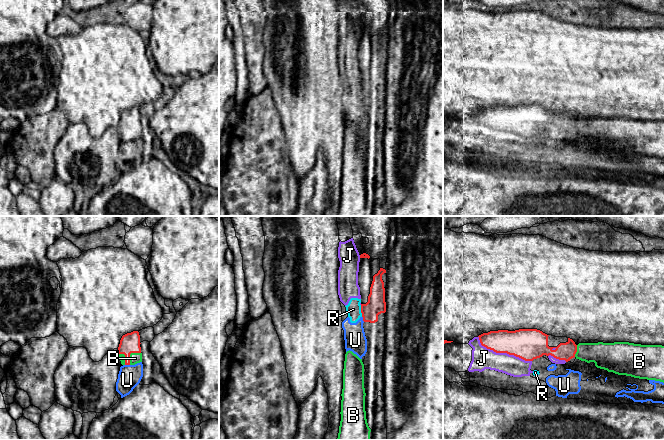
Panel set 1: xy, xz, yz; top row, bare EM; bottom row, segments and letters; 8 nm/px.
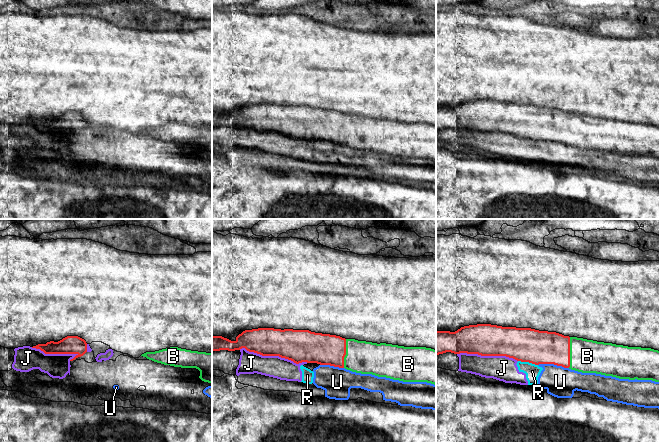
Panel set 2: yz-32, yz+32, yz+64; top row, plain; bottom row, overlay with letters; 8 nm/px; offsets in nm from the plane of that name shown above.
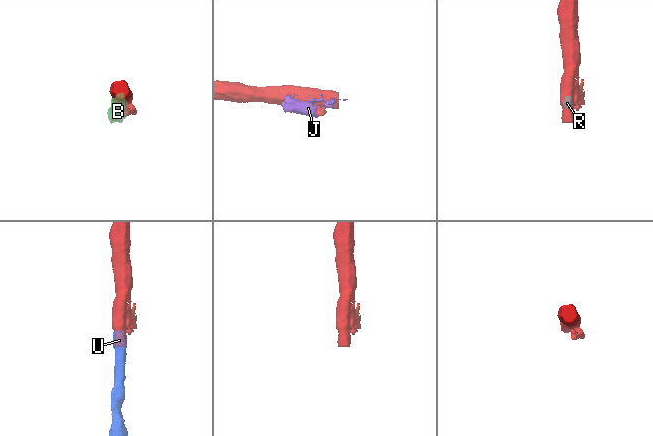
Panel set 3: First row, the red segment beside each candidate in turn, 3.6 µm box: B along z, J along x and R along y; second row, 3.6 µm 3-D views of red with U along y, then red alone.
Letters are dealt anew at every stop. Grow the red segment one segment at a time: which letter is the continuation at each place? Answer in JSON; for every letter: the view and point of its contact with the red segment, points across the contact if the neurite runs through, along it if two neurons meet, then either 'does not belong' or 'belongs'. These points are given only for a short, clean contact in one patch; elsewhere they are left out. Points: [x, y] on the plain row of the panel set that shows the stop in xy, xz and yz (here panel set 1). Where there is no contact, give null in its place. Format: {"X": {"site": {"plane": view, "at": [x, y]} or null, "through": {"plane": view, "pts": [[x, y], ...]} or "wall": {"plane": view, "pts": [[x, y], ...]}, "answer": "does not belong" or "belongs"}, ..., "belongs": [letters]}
{"B": {"site": {"plane": "xy", "at": [130, 129]}, "through": {"plane": "xy", "pts": [[130, 119], [130, 129], [135, 134]]}, "answer": "belongs"}, "J": {"site": {"plane": "yz", "at": [502, 128]}, "answer": "does not belong"}, "R": {"site": {"plane": "xz", "at": [361, 87]}, "wall": {"plane": "xz", "pts": [[360, 81], [362, 92]]}, "answer": "does not belong"}, "U": {"site": {"plane": "xz", "at": [363, 95]}, "wall": {"plane": "xz", "pts": [[362, 92], [364, 97]]}, "answer": "does not belong"}, "belongs": ["B"]}

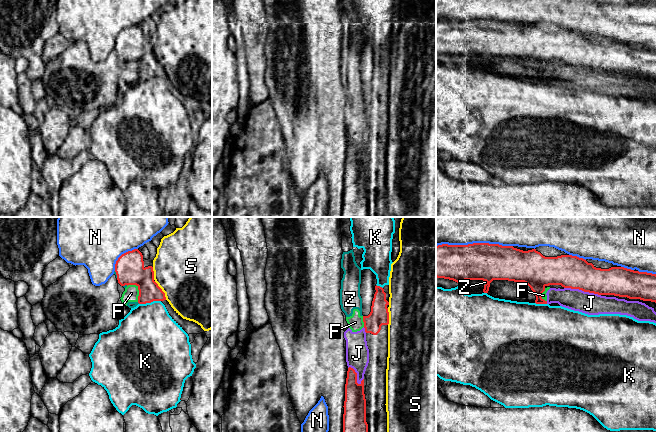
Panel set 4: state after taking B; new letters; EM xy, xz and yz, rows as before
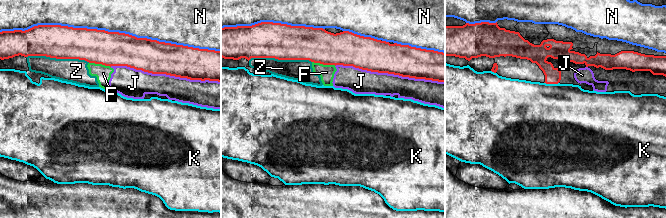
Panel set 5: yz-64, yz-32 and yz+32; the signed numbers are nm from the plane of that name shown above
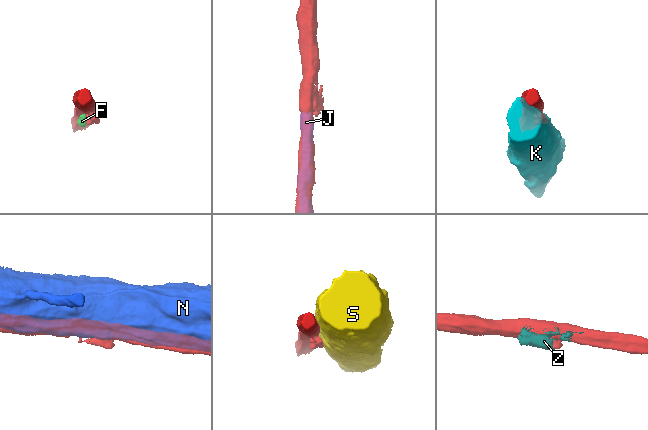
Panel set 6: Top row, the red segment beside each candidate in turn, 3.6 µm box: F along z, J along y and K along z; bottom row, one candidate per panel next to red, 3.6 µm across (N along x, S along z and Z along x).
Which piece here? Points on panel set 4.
{"F": {"site": {"plane": "xy", "at": [138, 65]}, "wall": {"plane": "xy", "pts": [[128, 60], [134, 60], [137, 63], [138, 77]]}, "answer": "does not belong"}, "J": {"site": {"plane": "yz", "at": [582, 66]}, "answer": "does not belong"}, "K": {"site": {"plane": "xy", "at": [149, 78]}, "answer": "does not belong"}, "N": {"site": {"plane": "yz", "at": [474, 19]}, "answer": "does not belong"}, "S": {"site": {"plane": "xy", "at": [161, 66]}, "answer": "does not belong"}, "Z": {"site": {"plane": "yz", "at": [523, 57]}, "answer": "does not belong"}, "belongs": []}

